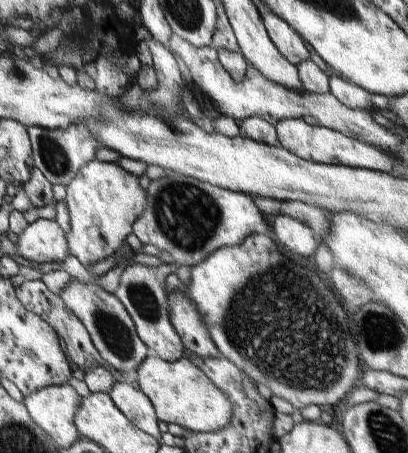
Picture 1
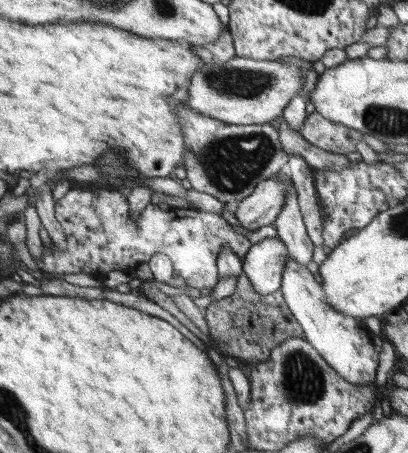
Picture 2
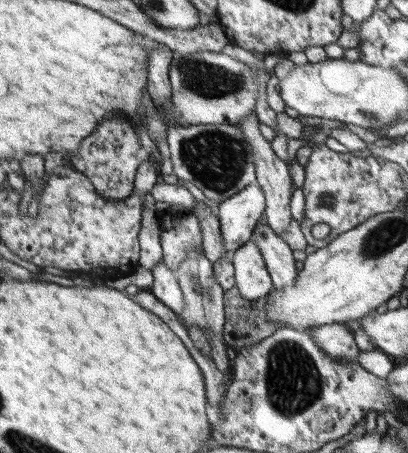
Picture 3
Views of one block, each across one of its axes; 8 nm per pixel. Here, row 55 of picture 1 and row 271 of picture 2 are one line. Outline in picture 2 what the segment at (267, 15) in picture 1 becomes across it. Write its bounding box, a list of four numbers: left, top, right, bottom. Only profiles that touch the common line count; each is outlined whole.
[279,256,377,384]

